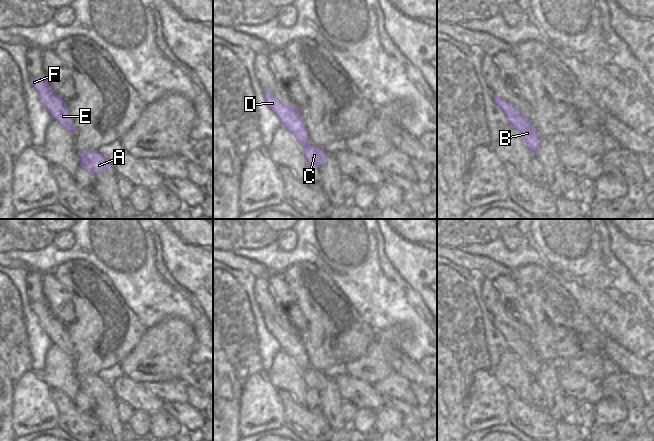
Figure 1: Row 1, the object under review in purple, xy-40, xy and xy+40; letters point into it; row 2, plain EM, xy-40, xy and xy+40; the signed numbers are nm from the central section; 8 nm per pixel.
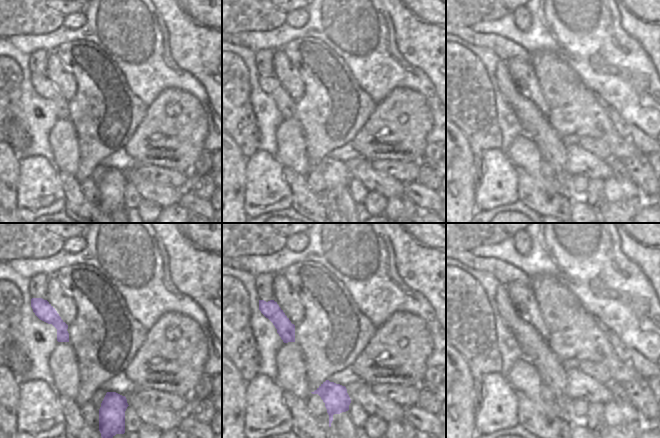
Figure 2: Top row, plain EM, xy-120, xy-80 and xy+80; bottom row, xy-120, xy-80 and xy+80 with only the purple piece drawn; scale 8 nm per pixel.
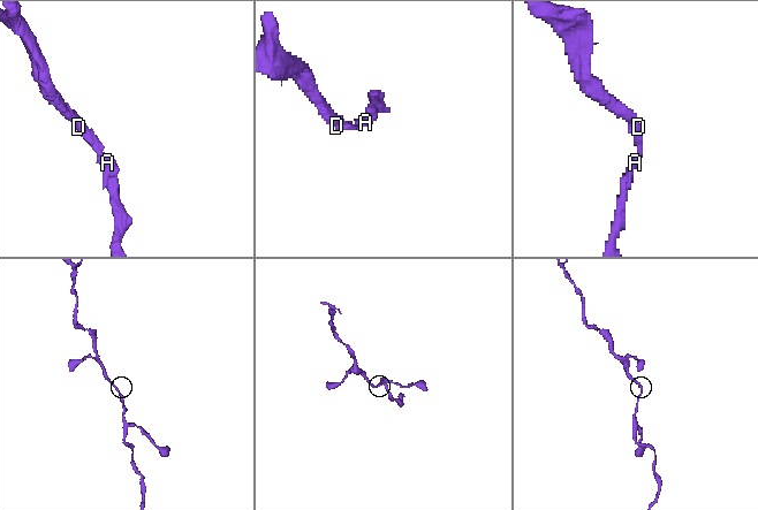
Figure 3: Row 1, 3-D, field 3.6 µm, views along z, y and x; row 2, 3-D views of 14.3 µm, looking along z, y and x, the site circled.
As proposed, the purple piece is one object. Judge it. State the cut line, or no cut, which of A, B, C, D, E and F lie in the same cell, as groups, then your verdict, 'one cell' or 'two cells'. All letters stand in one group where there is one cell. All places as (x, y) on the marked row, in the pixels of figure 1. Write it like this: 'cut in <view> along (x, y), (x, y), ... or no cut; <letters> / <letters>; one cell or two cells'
no cut; A B C D E F; one cell

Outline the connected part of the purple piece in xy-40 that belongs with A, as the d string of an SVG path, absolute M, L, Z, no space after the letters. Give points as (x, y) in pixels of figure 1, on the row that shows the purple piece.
M93 150L91 152L81 152L80 166L83 166L95 176L101 174L105 170L111 170L113 167L112 160L99 154L98 150Z

